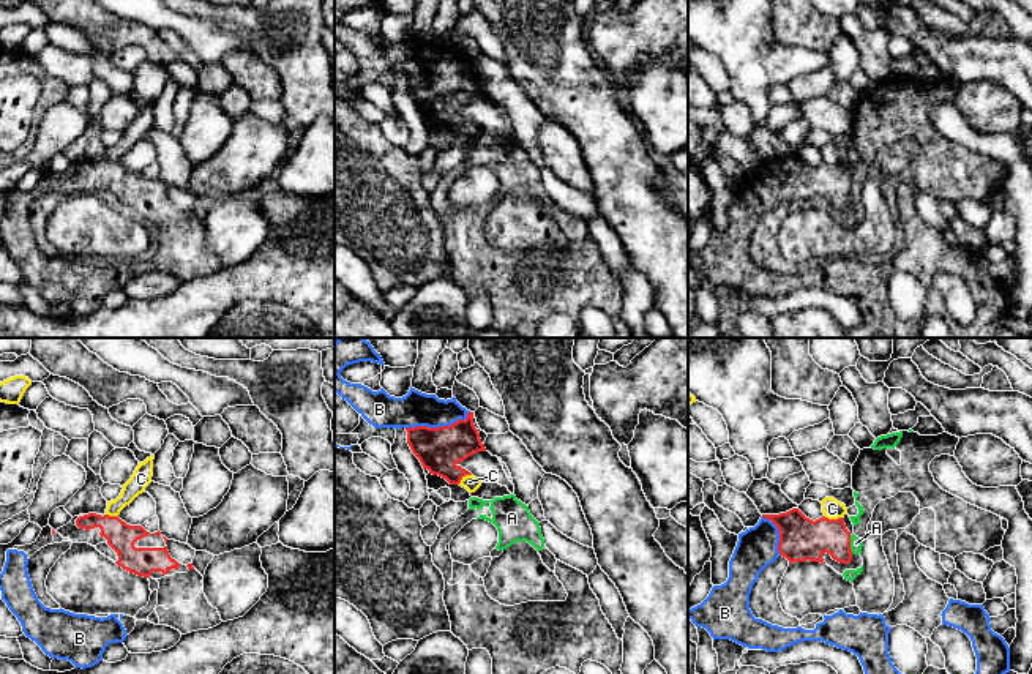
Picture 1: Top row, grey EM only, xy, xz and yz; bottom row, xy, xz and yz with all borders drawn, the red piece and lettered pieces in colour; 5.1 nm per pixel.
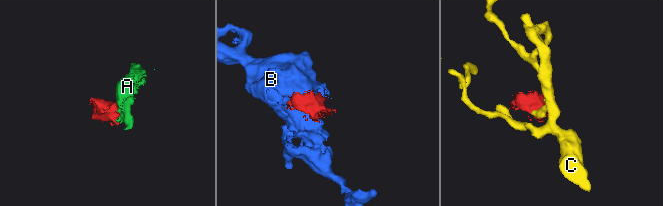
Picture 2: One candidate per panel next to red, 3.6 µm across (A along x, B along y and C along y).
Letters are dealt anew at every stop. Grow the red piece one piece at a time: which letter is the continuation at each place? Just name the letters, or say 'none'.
B

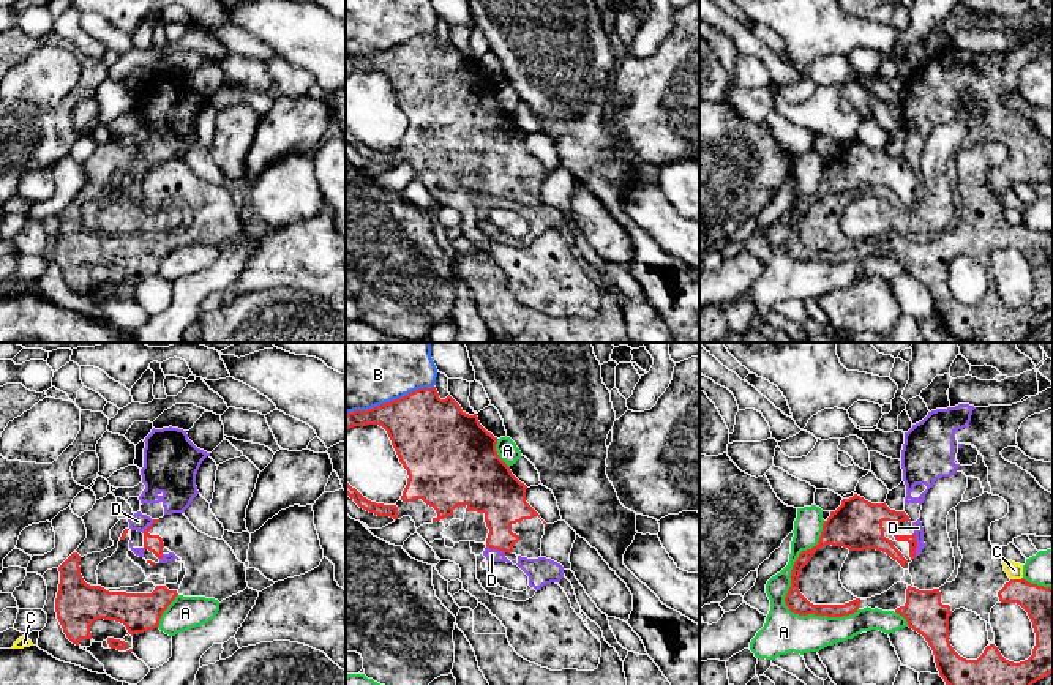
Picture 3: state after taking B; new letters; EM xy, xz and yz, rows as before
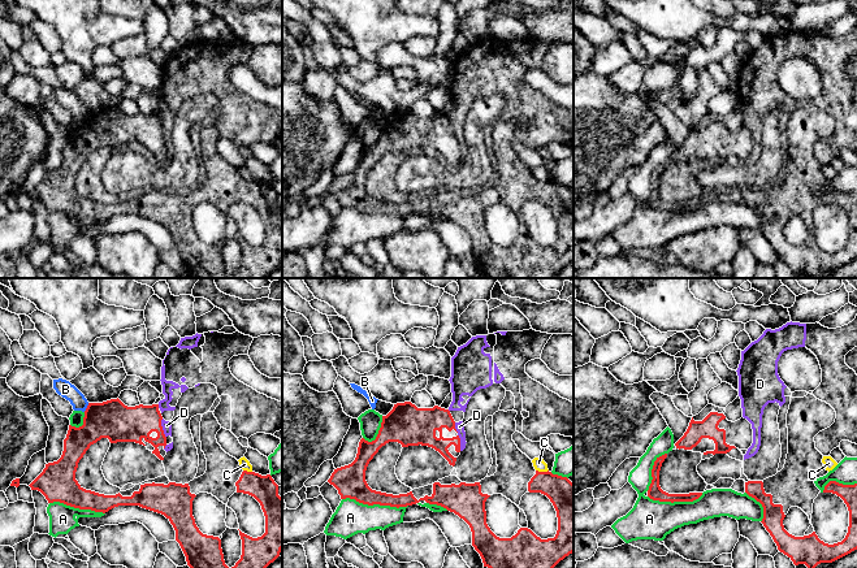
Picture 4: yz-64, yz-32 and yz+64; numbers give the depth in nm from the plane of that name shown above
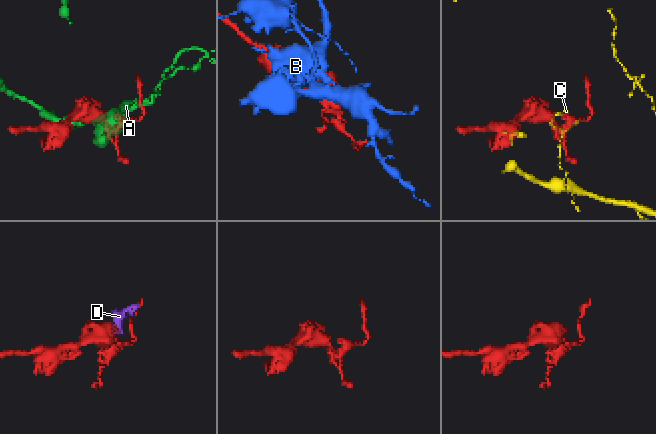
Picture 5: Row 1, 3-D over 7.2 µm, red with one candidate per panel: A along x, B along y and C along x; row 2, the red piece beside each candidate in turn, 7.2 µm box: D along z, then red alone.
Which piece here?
none

